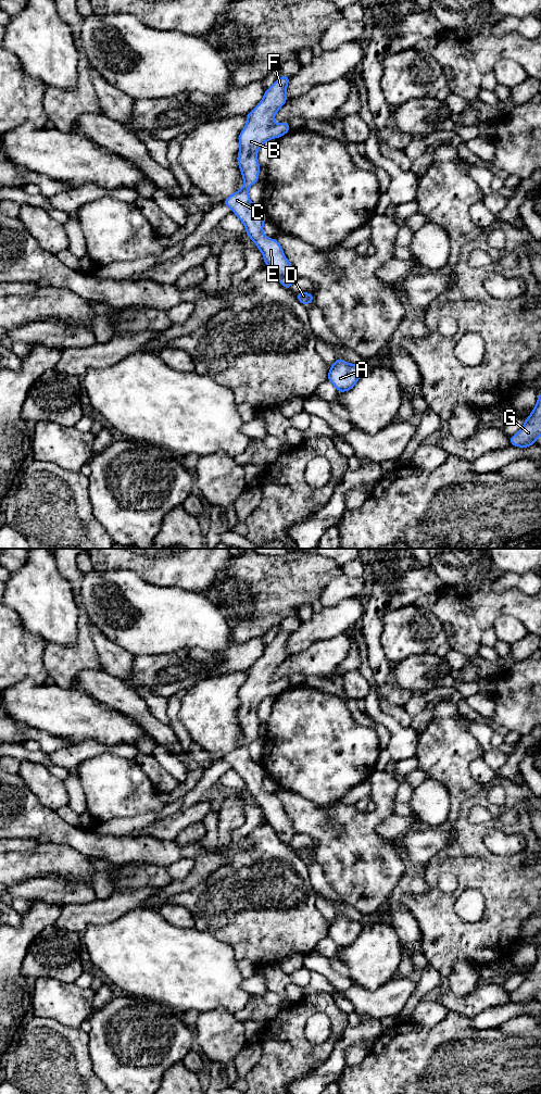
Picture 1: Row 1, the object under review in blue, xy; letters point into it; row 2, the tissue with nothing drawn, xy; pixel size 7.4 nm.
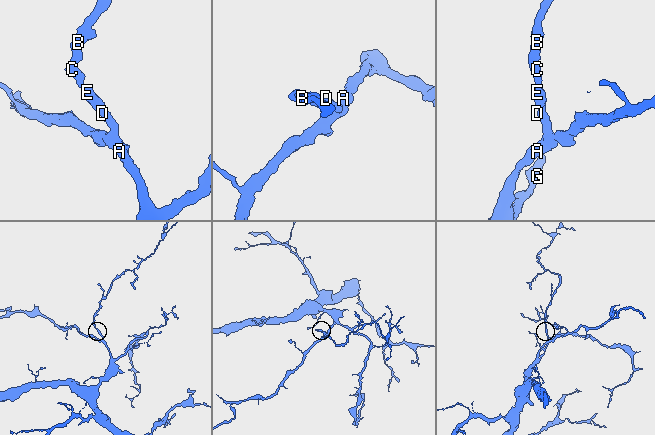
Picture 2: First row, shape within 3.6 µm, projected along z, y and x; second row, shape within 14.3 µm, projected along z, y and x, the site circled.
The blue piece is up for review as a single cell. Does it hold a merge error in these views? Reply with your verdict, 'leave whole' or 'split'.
leave whole

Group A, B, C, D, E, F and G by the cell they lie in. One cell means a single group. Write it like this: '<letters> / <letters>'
A B C D E F G

